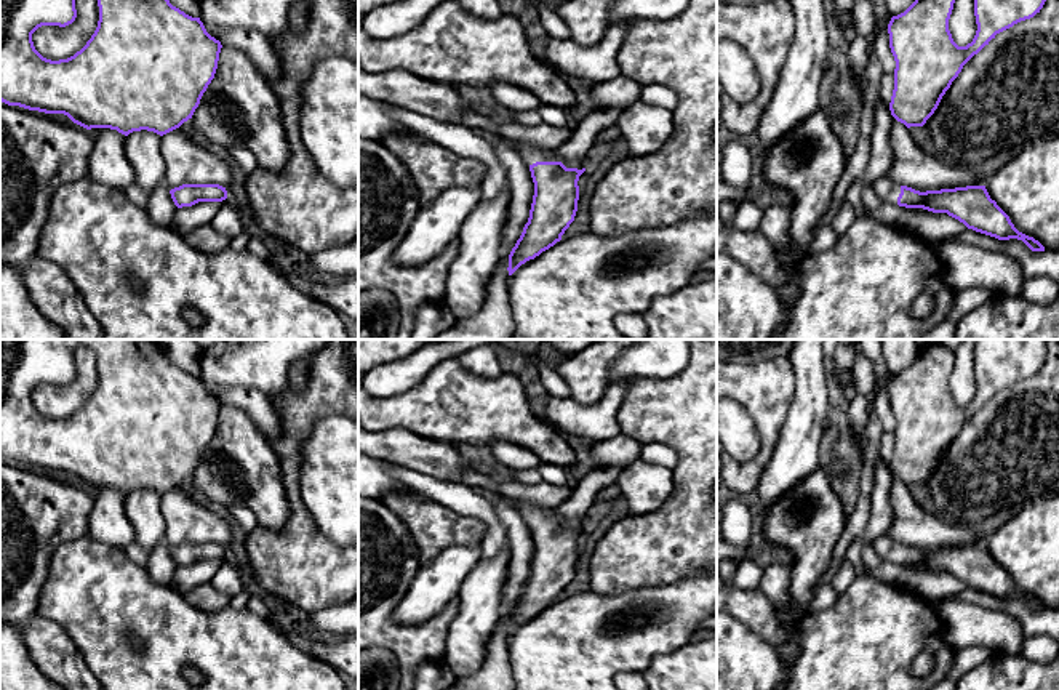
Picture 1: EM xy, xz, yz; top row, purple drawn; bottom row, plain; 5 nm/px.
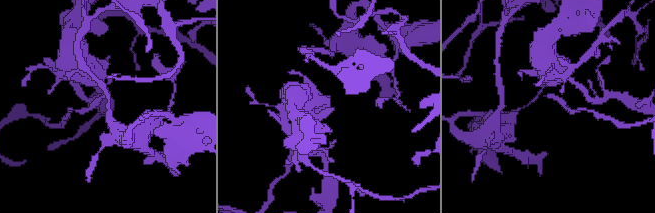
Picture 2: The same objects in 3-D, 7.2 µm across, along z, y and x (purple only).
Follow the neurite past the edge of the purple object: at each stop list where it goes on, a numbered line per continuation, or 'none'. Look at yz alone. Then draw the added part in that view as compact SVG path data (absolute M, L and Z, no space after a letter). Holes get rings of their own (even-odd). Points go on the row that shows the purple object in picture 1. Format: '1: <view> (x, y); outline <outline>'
1: yz (885, 188); outline M881 176L870 187L881 199L881 202L897 205L897 197L901 194L901 184L899 183L893 181L888 176Z

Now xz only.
1: xz (530, 152); outline M510 141L510 142L518 149L528 166L536 162L560 162L553 149L545 149L542 146L518 142L518 141Z

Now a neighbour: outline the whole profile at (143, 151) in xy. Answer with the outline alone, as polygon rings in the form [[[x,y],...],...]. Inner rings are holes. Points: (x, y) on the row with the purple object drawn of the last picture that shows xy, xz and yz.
[[[147,130],[130,133],[125,141],[125,155],[134,170],[134,184],[147,192],[165,183],[166,163],[160,141],[160,134]]]

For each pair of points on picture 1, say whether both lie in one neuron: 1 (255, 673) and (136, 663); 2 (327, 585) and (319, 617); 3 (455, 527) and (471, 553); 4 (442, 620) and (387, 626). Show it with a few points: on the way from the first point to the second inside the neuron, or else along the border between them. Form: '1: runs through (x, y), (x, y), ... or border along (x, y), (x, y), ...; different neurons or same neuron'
1: runs through (226, 657), (165, 657); same neuron
2: border along (341, 602), (309, 612); different neurons
3: border along (482, 543), (451, 543), (431, 559); different neurons
4: runs through (429, 633), (400, 633); same neuron

